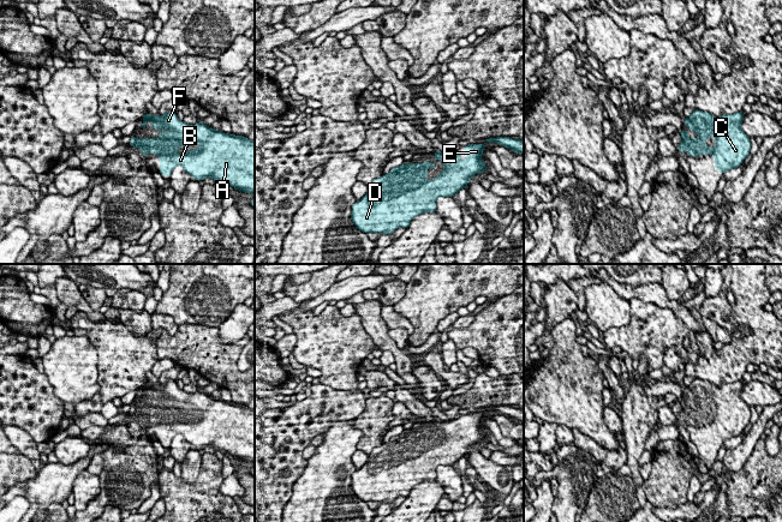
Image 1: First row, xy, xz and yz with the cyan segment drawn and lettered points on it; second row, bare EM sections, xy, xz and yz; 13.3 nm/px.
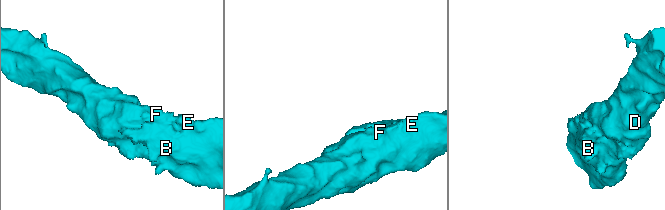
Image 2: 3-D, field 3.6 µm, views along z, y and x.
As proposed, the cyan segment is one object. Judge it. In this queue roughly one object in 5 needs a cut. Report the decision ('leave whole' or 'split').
leave whole

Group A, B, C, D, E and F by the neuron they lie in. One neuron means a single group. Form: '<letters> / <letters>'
A B C D E F

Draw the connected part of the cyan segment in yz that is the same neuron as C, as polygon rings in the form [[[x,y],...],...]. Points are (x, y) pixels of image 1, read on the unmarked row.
[[[694,378],[683,389],[683,394],[699,406],[690,407],[688,400],[679,400],[682,407],[680,421],[687,421],[692,426],[712,422],[715,437],[721,442],[738,437],[750,424],[750,406],[740,396],[744,389],[742,380],[716,386],[709,380]]]

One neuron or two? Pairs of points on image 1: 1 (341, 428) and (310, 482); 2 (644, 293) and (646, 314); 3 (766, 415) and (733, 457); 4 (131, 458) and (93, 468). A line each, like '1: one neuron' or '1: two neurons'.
1: one neuron
2: two neurons
3: one neuron
4: two neurons

